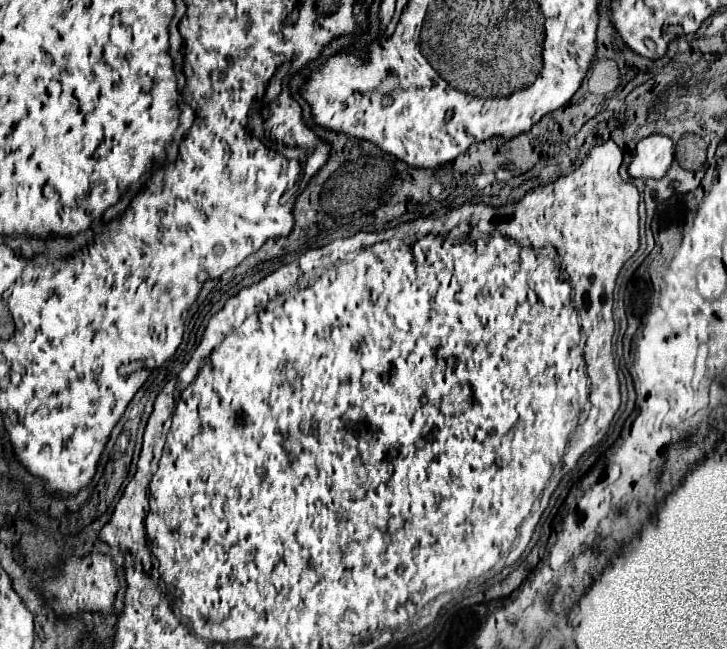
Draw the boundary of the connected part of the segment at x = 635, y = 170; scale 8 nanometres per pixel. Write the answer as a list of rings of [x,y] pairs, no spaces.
[[[652,134],[638,142],[632,164],[632,178],[662,178],[674,160],[674,142],[664,134]]]

